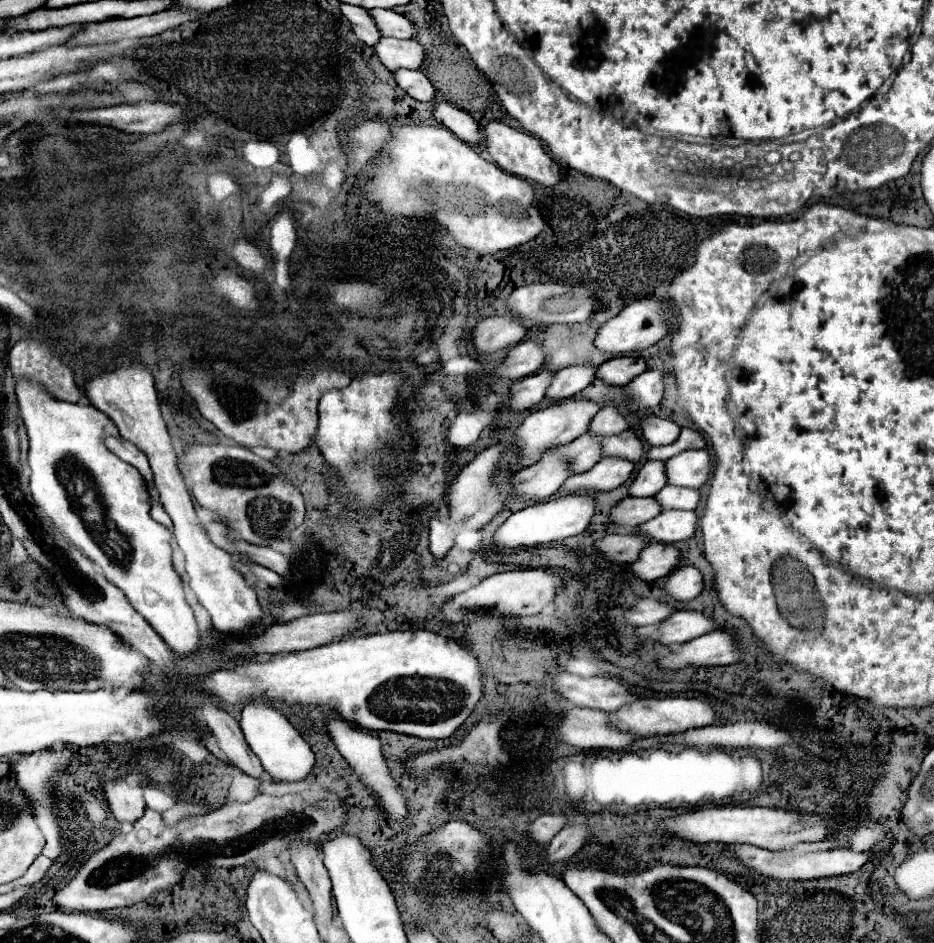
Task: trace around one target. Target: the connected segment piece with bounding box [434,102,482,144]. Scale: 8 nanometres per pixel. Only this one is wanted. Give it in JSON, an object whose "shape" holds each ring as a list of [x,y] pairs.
{"shape":[[[440,102],[440,104],[434,106],[434,118],[442,126],[446,126],[450,132],[454,132],[462,142],[466,142],[466,144],[482,142],[480,126],[476,124],[476,120],[468,112],[460,110],[460,108],[452,106],[452,104]]]}

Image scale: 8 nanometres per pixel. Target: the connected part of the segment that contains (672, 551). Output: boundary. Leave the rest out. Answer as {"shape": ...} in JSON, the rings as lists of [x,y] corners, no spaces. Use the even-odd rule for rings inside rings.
{"shape":[[[658,542],[646,546],[644,552],[640,552],[640,558],[630,564],[634,574],[648,582],[668,576],[678,566],[680,566],[680,550],[674,548],[672,544]]]}

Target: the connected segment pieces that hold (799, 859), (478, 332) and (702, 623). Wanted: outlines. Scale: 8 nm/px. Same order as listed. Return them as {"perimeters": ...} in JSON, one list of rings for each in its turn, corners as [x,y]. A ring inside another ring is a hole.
{"perimeters":[[[[742,844],[734,848],[734,856],[738,856],[748,868],[776,878],[776,880],[810,880],[810,878],[824,878],[824,876],[838,876],[856,872],[868,860],[872,860],[872,852],[854,852],[850,848],[832,848],[832,850],[816,850],[816,852],[802,852],[802,854],[782,854],[772,850],[762,850],[750,844]]],[[[488,316],[478,322],[474,330],[474,346],[488,354],[510,344],[520,342],[526,336],[526,328],[514,316]]],[[[680,610],[680,612],[674,612],[670,618],[666,618],[664,622],[660,622],[660,630],[662,630],[660,642],[666,646],[684,644],[688,640],[694,640],[696,636],[714,632],[718,628],[720,626],[704,612]]]]}

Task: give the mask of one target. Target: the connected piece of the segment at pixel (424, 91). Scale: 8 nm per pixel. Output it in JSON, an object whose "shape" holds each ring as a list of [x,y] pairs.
{"shape":[[[398,70],[394,78],[398,86],[418,102],[432,102],[436,96],[432,82],[420,70]]]}

